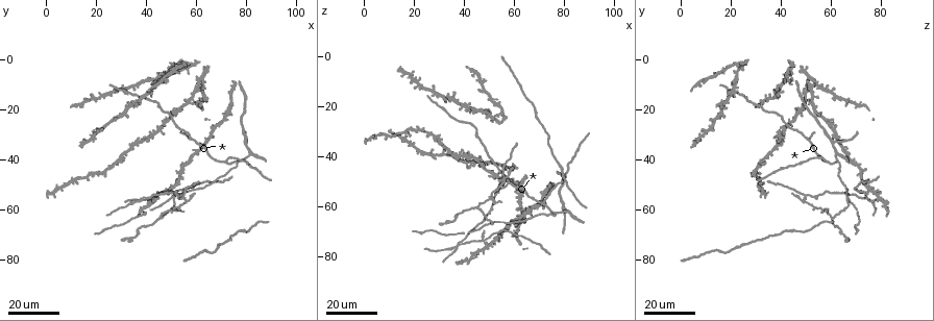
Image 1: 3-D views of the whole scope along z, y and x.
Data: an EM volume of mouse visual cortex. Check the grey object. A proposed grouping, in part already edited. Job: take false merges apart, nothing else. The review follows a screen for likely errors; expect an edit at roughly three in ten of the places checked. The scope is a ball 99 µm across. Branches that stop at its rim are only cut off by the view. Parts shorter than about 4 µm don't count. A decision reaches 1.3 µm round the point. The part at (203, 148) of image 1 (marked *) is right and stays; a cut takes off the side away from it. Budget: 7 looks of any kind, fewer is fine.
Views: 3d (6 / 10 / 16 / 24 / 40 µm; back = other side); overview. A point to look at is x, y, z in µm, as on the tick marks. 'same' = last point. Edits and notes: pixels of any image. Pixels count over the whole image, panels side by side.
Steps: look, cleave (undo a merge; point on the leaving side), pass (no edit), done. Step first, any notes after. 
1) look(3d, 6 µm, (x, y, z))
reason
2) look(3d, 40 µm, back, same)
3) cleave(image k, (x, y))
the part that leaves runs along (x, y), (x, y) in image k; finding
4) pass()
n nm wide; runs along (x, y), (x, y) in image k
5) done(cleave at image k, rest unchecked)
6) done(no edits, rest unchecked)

look(3d, 16 µm, (58, 31, 50))
arms part here

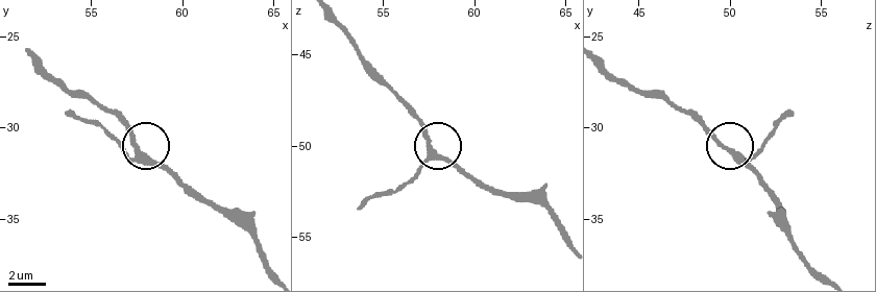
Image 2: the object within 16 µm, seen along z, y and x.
look(3d, 10 µm, (57.5, 31.5, 50.4))

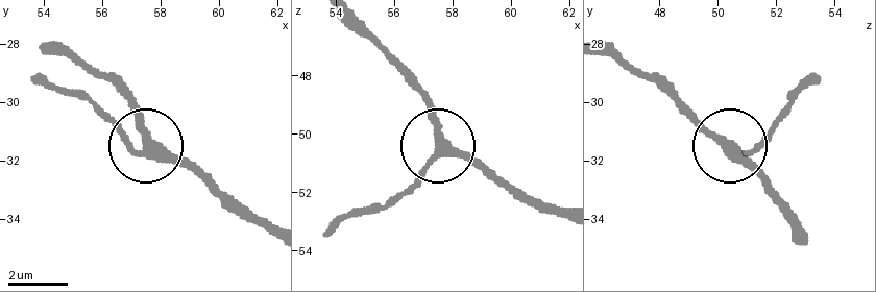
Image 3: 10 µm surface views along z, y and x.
pass()
290 nm wide; runs along (564, 213), (519, 200), (482, 165), (444, 148), (387, 208) in image 3; continuous, no second cell

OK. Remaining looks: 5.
look(3d, 16 µm, (51, 54, 67))
three arms meet

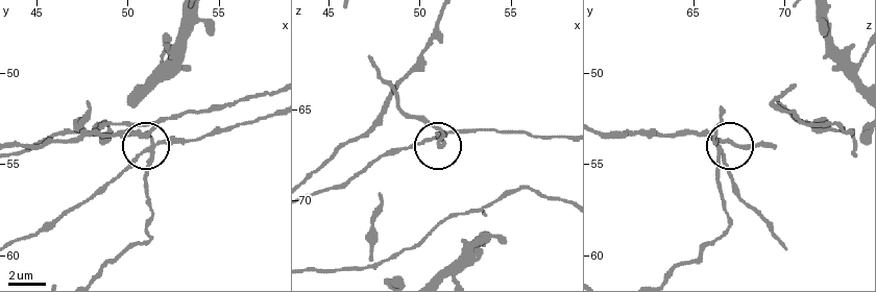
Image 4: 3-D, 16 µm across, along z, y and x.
look(3d, 10 µm, (51.3, 54.7, 66.4))
closer look

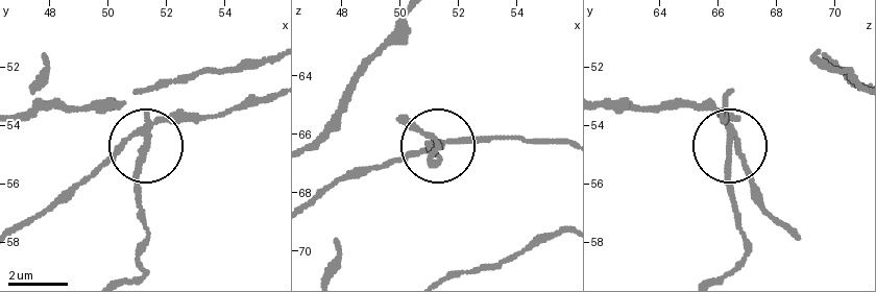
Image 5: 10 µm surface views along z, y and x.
cleave(image 5, (134, 176))
the part that leaves runs along (730, 131), (730, 204), (746, 249), (730, 271) in image 5; two cells meet here

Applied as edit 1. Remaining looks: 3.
look(3d, 24 µm, (77, 41, 63))
arms part here

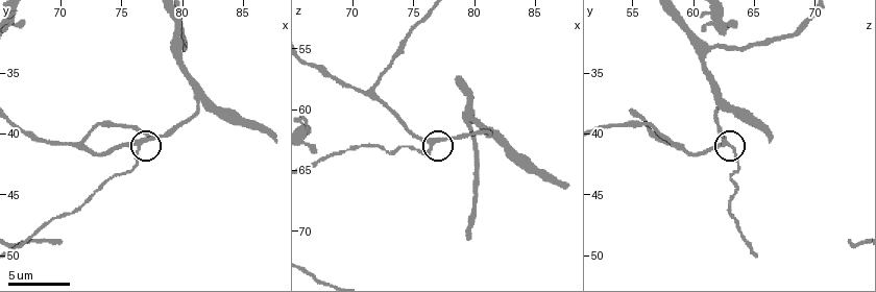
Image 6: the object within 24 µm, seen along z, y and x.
look(3d, 6 µm, (76.4, 41.0, 63.2))
closer look

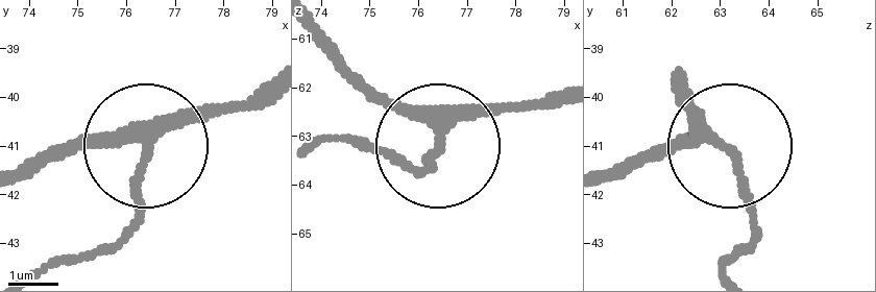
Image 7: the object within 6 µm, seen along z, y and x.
pass()
runs along (314, 29), (438, 132), (546, 95) in image 7; continuous, no second cell

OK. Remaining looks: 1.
done(cleave at image 5, rest unchecked)

